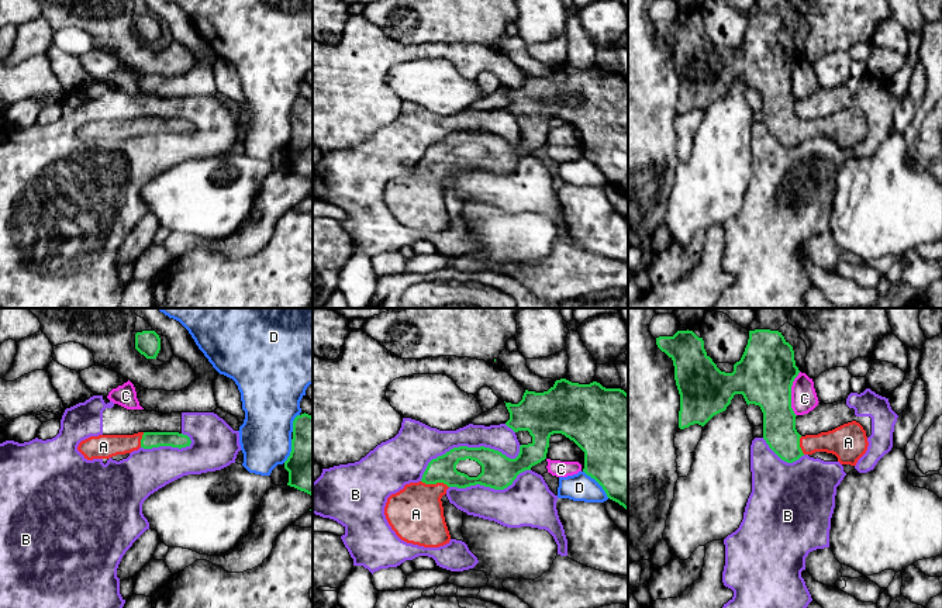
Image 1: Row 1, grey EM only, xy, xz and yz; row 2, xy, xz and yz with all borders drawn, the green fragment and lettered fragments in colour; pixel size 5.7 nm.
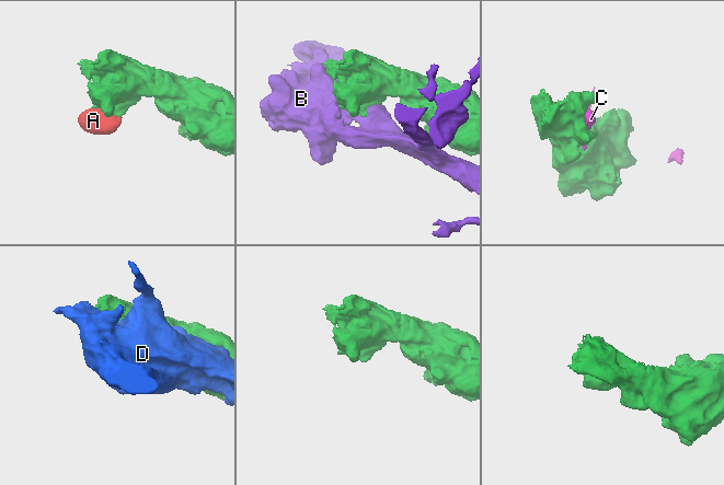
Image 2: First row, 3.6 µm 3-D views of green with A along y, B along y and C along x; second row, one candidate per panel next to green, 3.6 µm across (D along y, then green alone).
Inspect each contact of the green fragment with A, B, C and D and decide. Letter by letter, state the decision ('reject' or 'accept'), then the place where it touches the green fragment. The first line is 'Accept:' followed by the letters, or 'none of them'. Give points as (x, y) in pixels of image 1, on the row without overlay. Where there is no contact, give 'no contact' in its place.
Accept: A
A: accept; meets green in xz at (435, 168)
B: reject; meets green in xz at (469, 132)
C: reject; meets green in yz at (790, 79)
D: reject; meets green in xz at (597, 166)

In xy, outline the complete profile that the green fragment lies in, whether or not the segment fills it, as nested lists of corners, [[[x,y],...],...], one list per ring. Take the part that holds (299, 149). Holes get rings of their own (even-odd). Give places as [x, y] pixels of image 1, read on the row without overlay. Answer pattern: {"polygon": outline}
{"polygon": [[[306,97],[293,106],[291,137],[284,153],[289,156],[287,170],[313,182],[313,101]]]}

